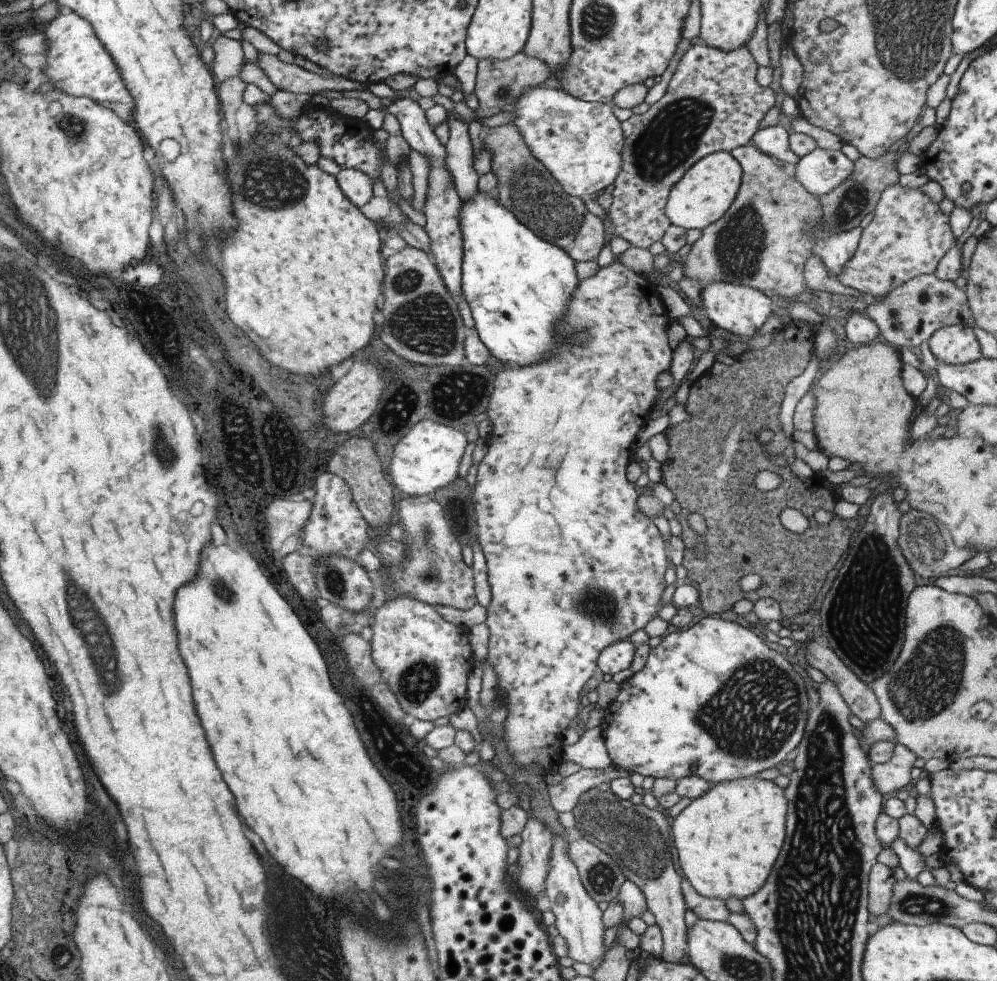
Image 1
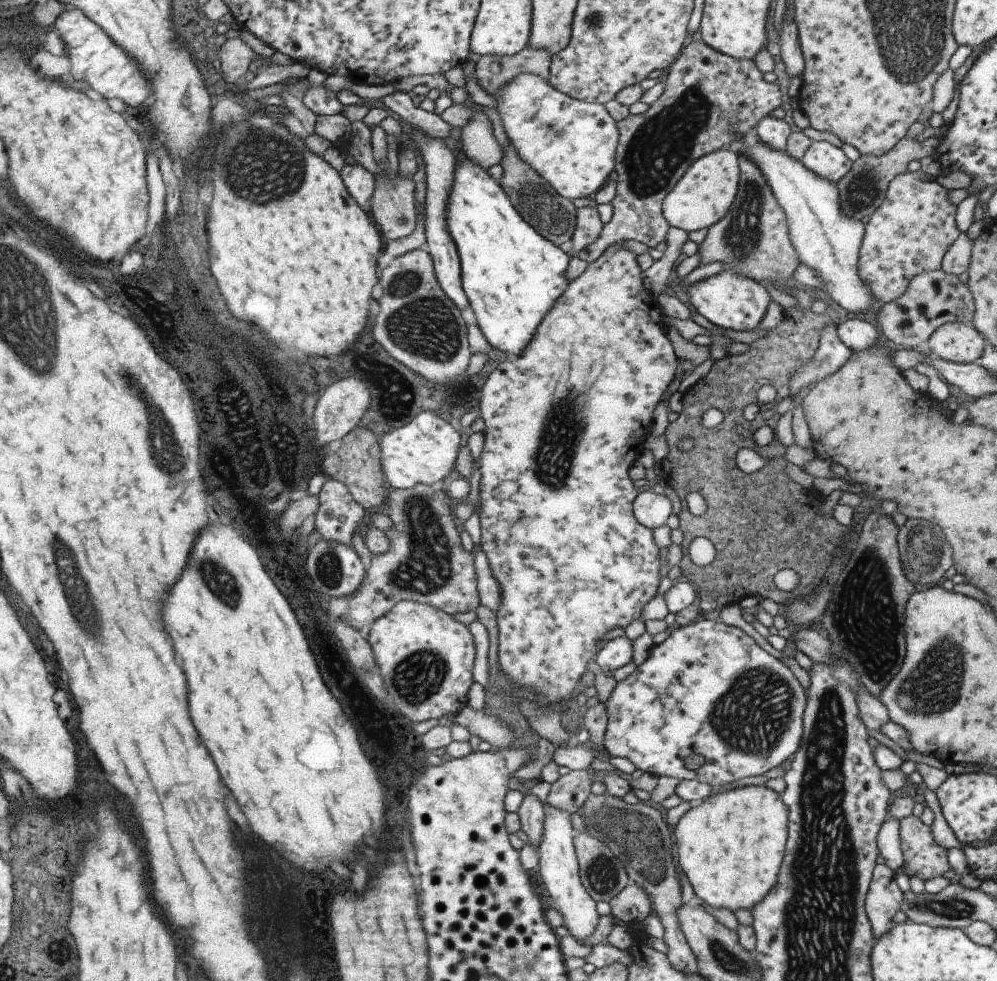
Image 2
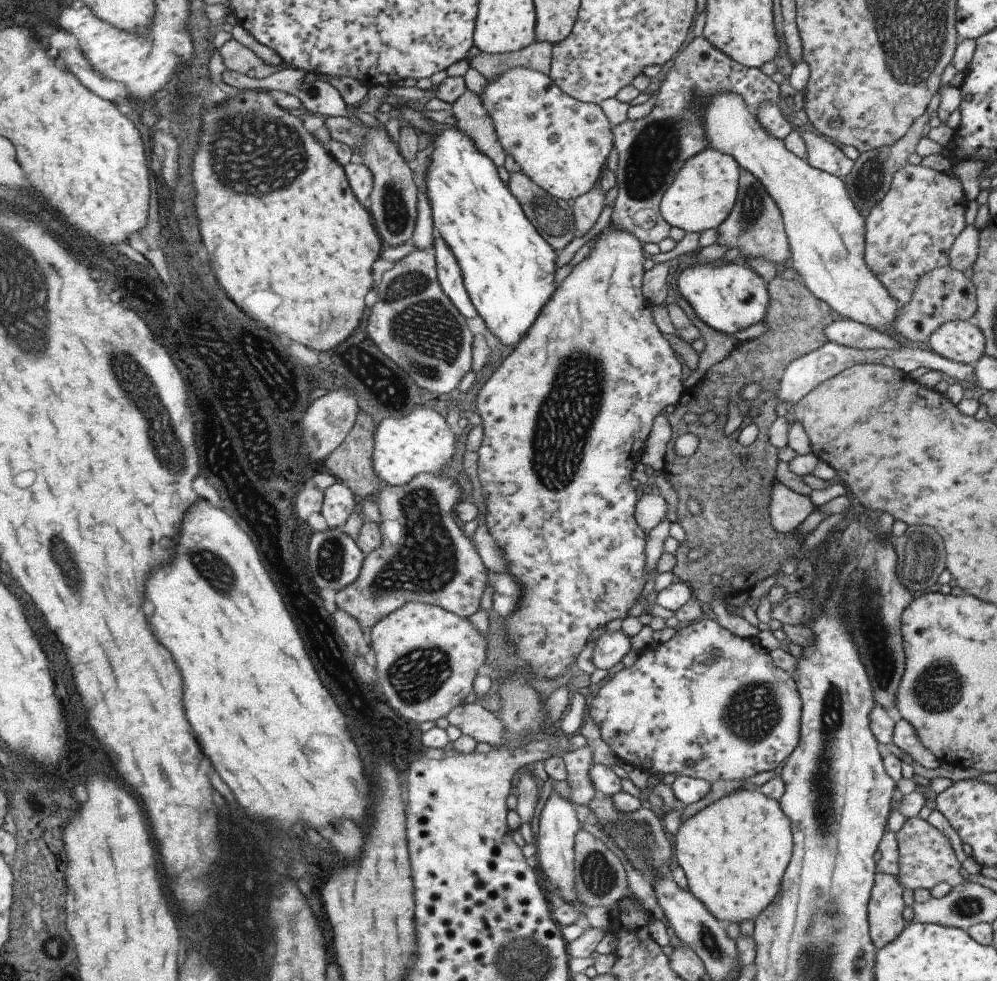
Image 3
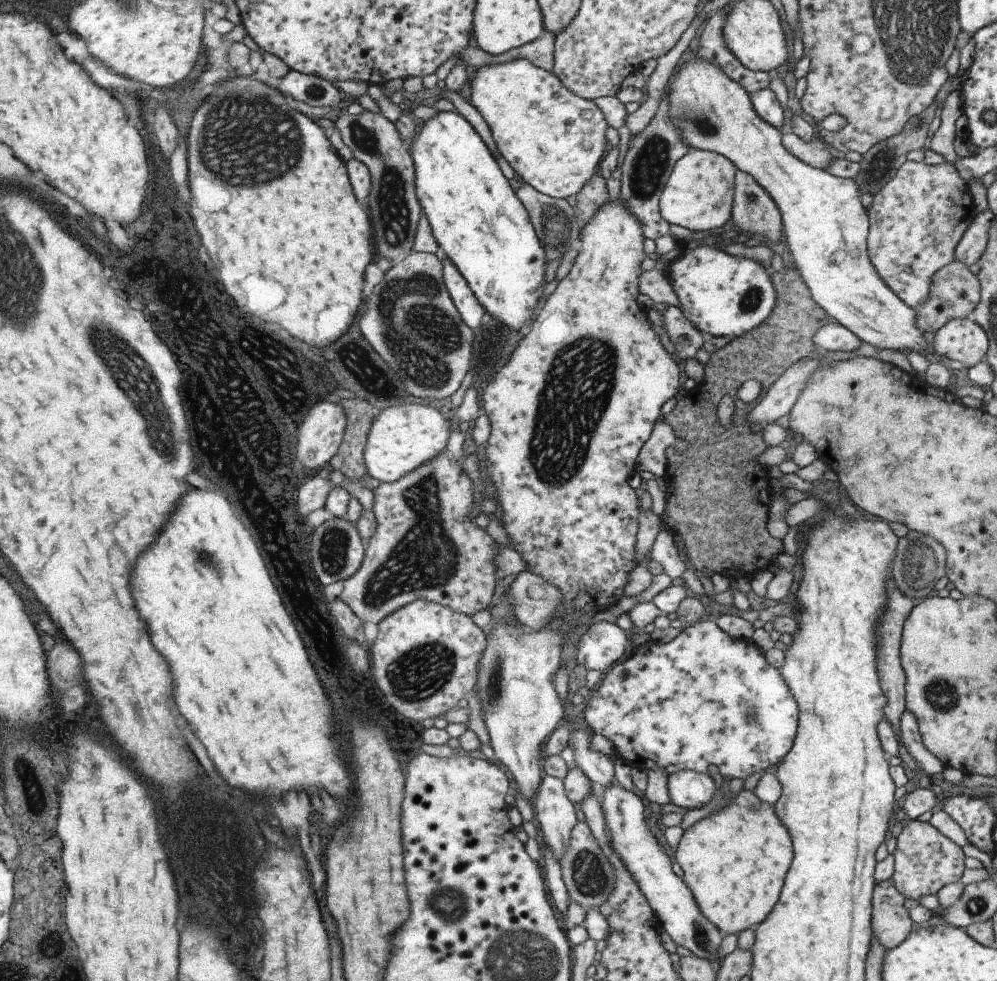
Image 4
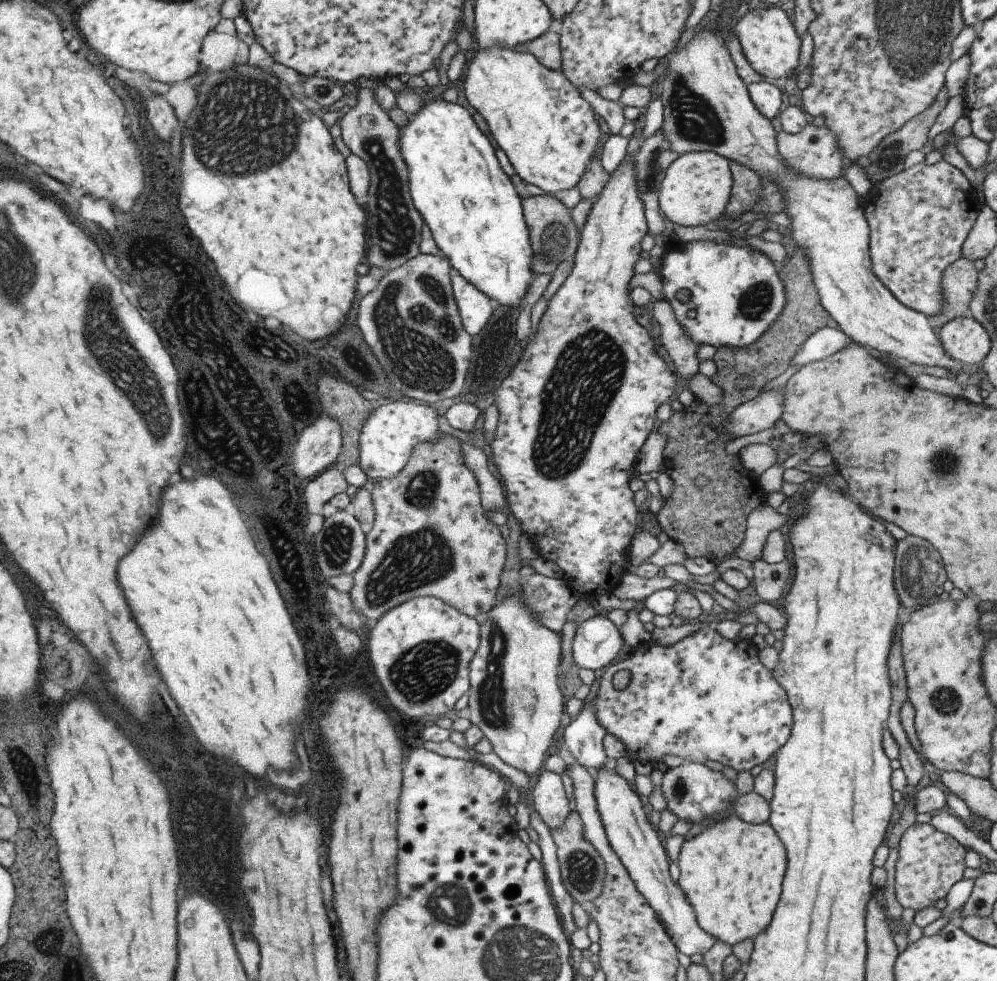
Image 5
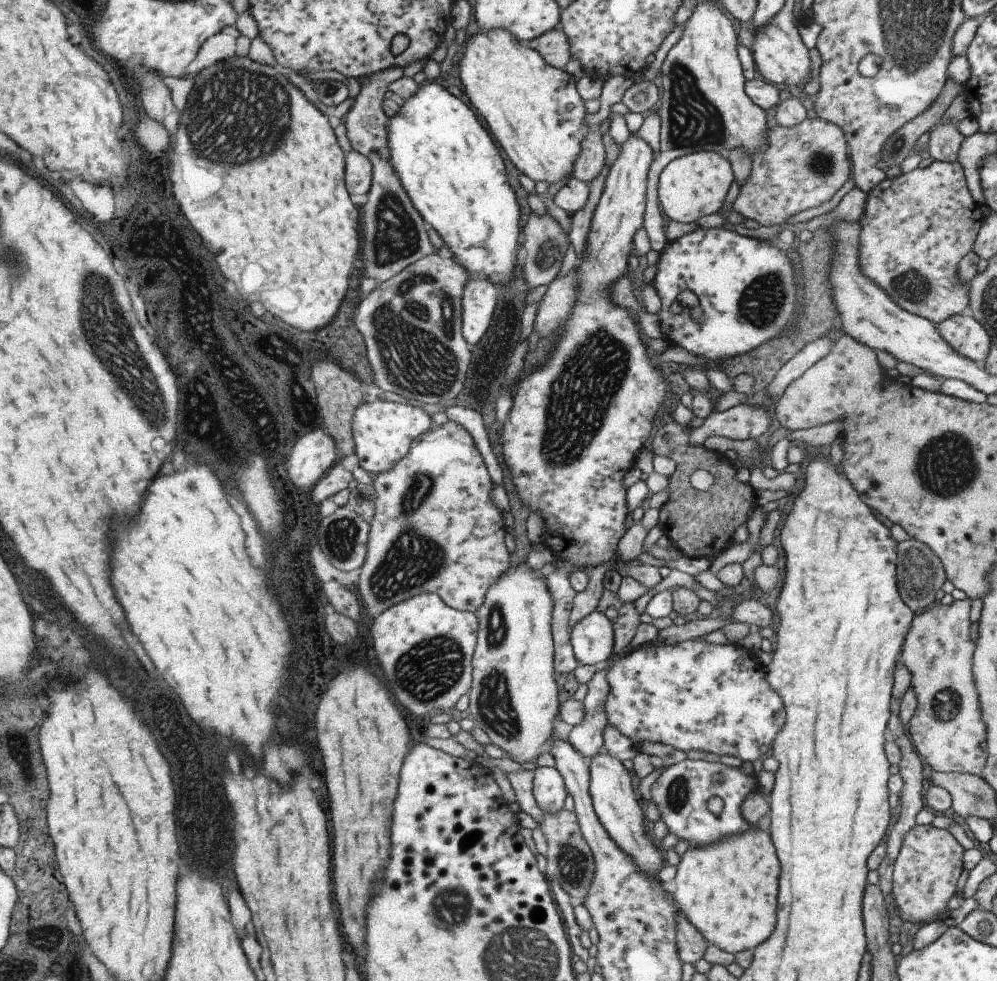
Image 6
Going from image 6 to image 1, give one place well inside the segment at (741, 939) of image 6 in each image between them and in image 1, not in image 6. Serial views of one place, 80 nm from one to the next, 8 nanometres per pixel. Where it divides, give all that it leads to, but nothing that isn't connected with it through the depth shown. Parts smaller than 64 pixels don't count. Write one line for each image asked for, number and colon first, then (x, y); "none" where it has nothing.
1: (726, 840)
2: (729, 846)
3: (733, 851)
4: (733, 860)
5: (730, 873)

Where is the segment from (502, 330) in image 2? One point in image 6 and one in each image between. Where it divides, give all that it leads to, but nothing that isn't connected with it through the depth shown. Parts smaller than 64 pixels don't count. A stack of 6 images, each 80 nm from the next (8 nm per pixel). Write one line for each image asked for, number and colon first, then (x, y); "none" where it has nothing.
3: (508, 271)
4: (479, 223)
5: (468, 204)
6: (448, 166)

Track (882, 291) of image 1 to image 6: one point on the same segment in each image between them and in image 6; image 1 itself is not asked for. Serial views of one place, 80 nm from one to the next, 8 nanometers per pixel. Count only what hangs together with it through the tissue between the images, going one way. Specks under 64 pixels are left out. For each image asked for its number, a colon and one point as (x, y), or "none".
2: (908, 233)
3: (909, 232)
4: (915, 220)
5: (918, 218)
6: (916, 227)

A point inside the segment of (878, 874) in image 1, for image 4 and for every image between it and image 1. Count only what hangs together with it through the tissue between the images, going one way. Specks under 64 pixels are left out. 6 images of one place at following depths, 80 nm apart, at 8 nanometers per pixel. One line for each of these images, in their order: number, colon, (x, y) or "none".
2: (883, 899)
3: (885, 904)
4: (890, 924)

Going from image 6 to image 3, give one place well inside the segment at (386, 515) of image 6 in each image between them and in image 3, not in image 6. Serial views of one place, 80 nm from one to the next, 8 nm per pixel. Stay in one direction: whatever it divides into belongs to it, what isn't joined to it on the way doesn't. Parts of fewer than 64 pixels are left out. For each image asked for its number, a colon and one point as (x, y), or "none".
3: (423, 556)
4: (424, 546)
5: (429, 538)

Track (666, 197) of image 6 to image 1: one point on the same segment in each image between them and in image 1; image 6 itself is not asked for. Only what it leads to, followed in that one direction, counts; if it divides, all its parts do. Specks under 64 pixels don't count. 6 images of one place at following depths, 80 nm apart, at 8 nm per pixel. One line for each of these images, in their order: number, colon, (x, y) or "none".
1: (706, 190)
2: (704, 193)
3: (701, 195)
4: (698, 194)
5: (695, 189)

